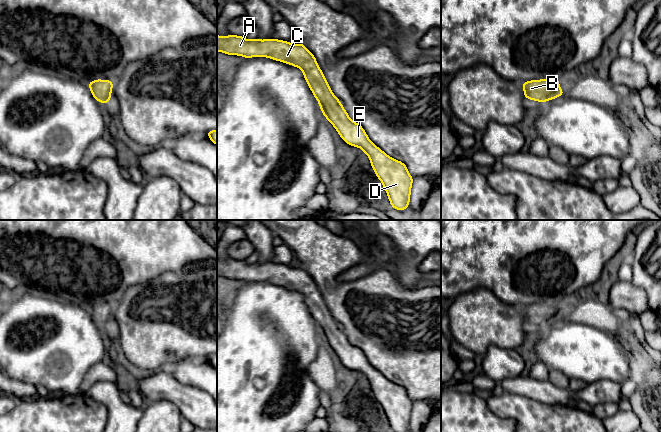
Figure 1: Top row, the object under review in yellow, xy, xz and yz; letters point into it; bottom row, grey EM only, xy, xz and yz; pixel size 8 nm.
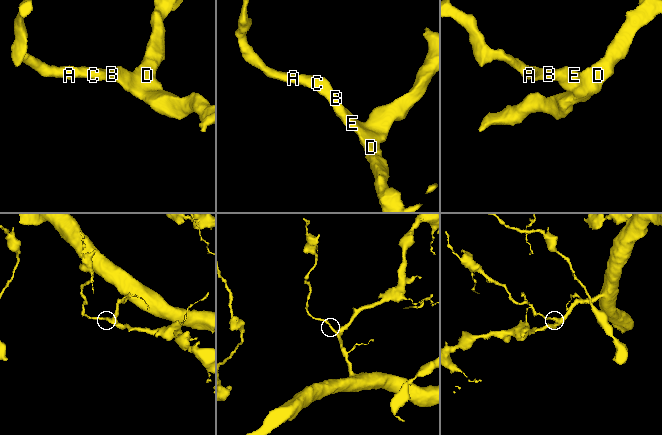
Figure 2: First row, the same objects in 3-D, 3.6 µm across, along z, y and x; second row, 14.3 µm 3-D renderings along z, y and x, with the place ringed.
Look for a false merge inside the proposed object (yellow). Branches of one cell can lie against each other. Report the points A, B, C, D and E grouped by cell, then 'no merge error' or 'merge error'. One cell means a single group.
A B C D E | no merge error

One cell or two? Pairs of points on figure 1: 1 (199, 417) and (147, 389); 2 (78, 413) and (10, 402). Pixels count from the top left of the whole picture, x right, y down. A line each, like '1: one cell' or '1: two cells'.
1: one cell
2: two cells

